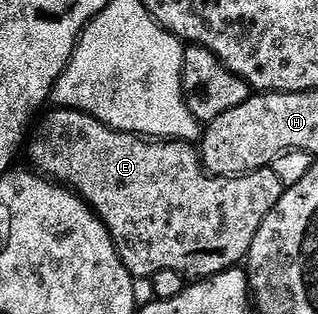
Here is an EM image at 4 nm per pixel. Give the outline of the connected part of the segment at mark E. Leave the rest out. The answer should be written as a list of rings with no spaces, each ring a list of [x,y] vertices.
[[[52,108],[37,126],[35,123],[26,150],[27,146],[31,169],[71,188],[91,207],[108,230],[120,265],[136,280],[151,279],[160,270],[178,272],[188,280],[203,280],[239,267],[247,259],[262,220],[266,220],[286,189],[270,168],[230,178],[209,176],[202,169],[195,145],[123,134],[80,110]]]

